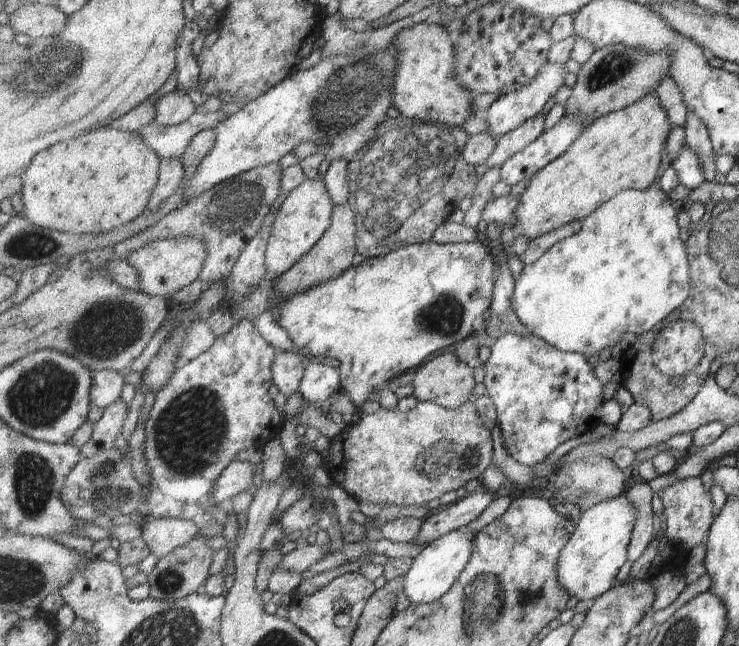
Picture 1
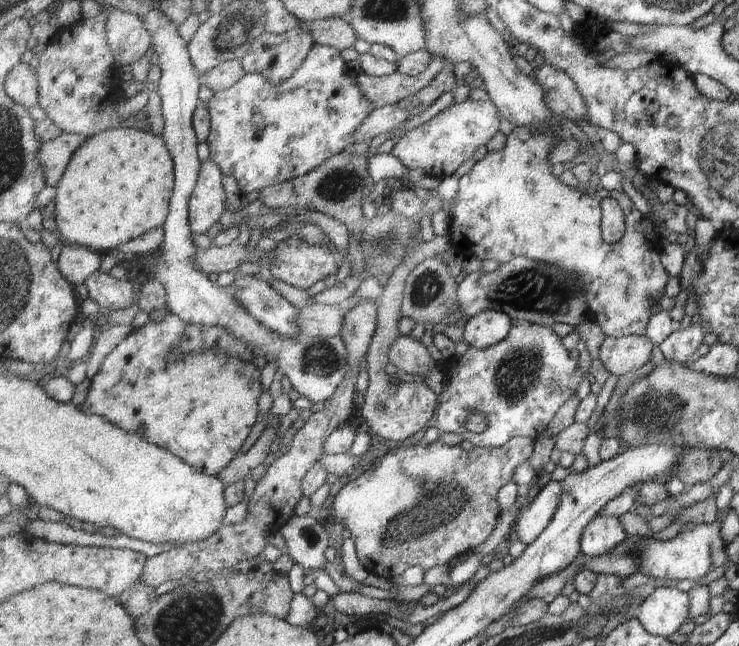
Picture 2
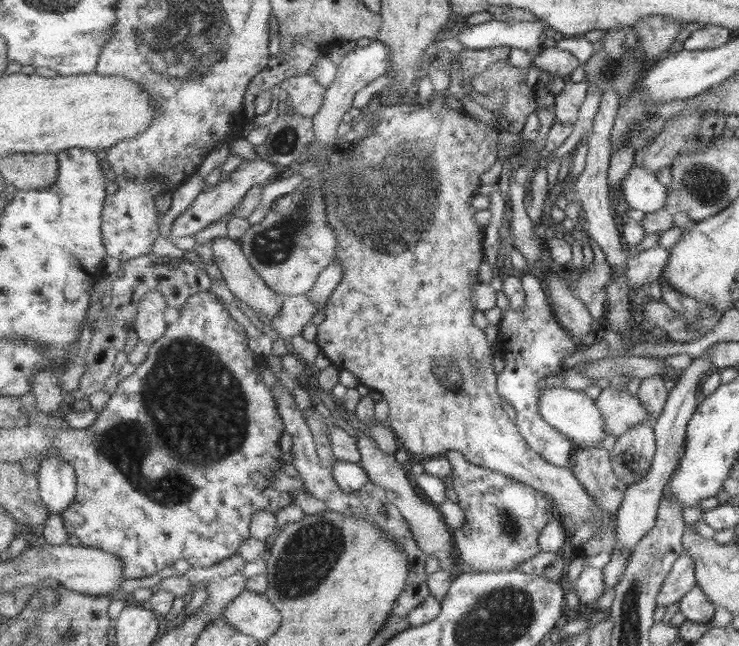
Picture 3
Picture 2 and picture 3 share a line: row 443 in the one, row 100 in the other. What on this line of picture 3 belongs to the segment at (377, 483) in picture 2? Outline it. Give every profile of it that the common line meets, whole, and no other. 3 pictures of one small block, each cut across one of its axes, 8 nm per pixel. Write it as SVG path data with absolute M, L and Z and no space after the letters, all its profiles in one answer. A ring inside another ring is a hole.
M509 62L505 64L495 64L491 69L477 74L473 78L473 87L475 91L483 95L495 92L499 87L507 89L507 106L501 110L493 110L496 125L489 125L483 120L474 118L472 115L463 110L452 110L445 107L442 91L434 91L430 96L427 104L419 104L416 102L416 97L413 95L401 104L386 106L384 110L373 116L372 127L373 134L356 142L346 153L349 155L348 160L343 160L336 166L324 165L320 170L323 175L323 184L321 189L325 191L325 202L327 203L327 217L329 223L333 225L337 238L339 239L339 248L335 261L341 261L345 265L345 276L341 280L341 284L337 286L335 292L330 296L326 304L325 320L317 326L317 335L315 338L316 344L319 346L320 353L325 355L330 363L337 369L353 372L360 379L360 382L370 390L375 390L380 393L389 406L389 416L386 424L390 427L401 442L401 447L412 452L416 459L427 459L430 457L443 456L450 451L458 450L466 455L467 460L479 466L487 467L488 469L499 471L501 474L510 475L511 478L518 479L528 486L534 487L535 490L543 492L543 495L554 504L557 510L558 517L571 518L577 526L583 524L593 524L599 533L600 541L604 544L605 550L609 553L615 550L617 542L619 542L617 530L617 515L607 509L603 509L596 499L587 492L587 488L579 481L577 475L570 468L565 466L557 466L555 463L547 462L547 459L542 455L537 454L535 450L531 450L527 446L527 442L519 433L518 427L515 425L515 420L510 418L502 406L502 396L498 392L498 374L493 370L493 349L491 343L487 340L485 332L479 326L473 324L473 316L476 309L473 308L473 299L477 296L472 296L474 291L480 293L481 282L477 279L479 264L483 260L483 228L477 225L474 219L474 214L477 210L474 208L474 198L477 194L476 190L481 186L479 178L483 172L487 172L495 160L497 160L499 142L499 134L503 131L520 134L525 128L525 122L529 118L529 114L538 112L538 102L536 101L535 89L526 85L526 76L529 68L517 68L513 65L509 66Z

